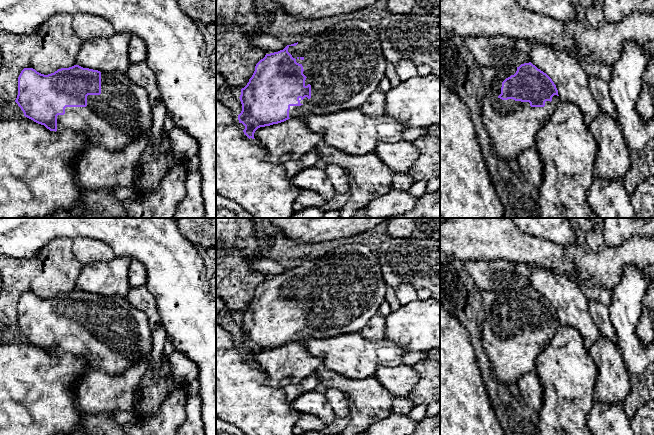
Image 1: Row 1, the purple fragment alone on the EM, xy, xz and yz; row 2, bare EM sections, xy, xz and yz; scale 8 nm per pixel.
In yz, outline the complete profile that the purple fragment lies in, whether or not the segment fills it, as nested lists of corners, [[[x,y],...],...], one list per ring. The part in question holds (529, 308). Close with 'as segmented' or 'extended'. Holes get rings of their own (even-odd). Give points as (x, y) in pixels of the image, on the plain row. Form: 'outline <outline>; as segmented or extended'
outline [[[531,286],[496,293],[496,300],[489,310],[485,310],[481,339],[483,350],[489,359],[497,380],[508,387],[526,373],[536,370],[536,360],[540,353],[551,343],[561,323],[552,303]]]; extended

